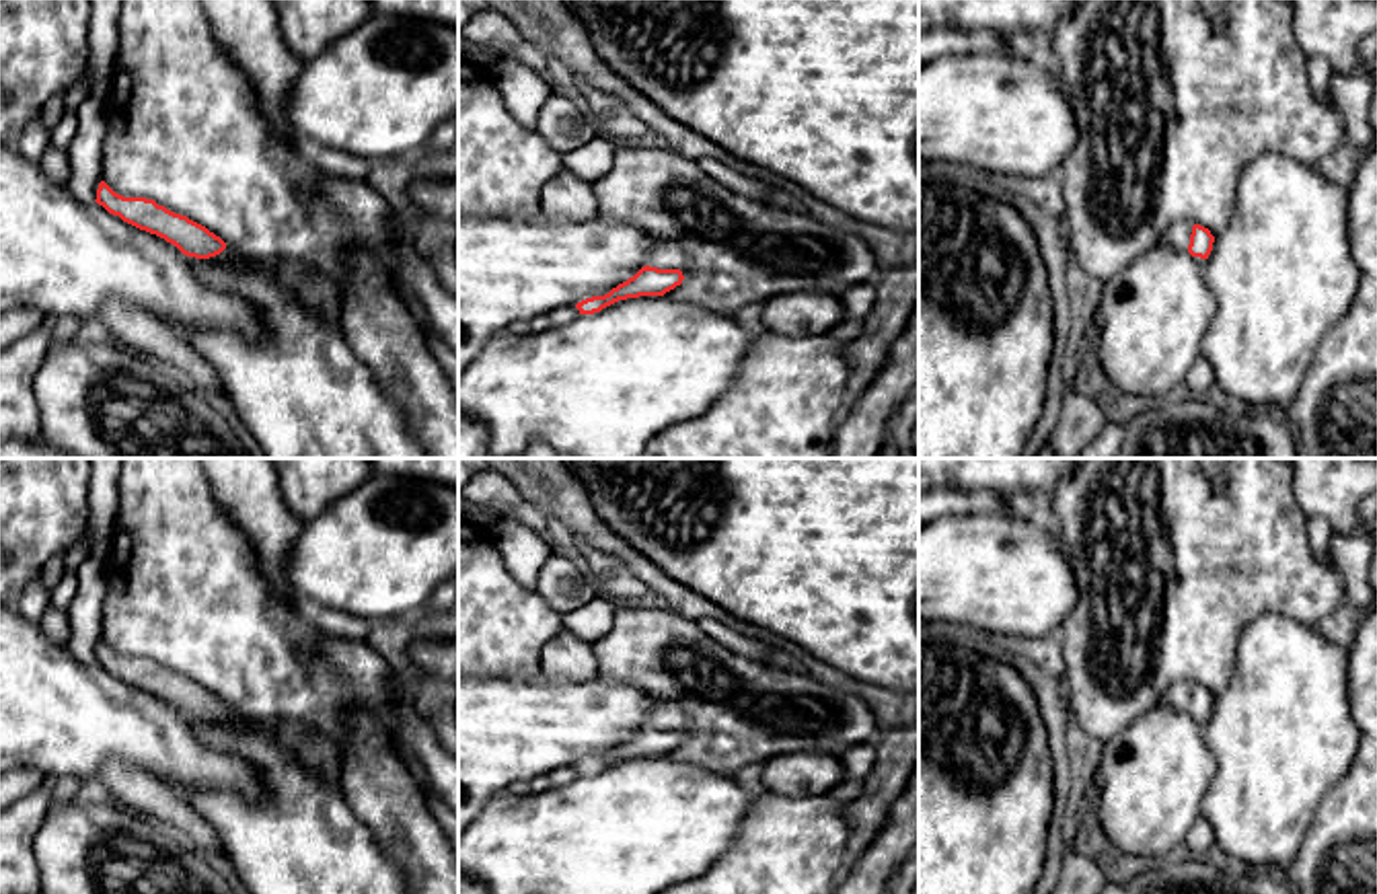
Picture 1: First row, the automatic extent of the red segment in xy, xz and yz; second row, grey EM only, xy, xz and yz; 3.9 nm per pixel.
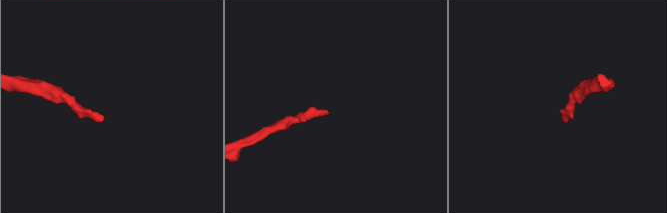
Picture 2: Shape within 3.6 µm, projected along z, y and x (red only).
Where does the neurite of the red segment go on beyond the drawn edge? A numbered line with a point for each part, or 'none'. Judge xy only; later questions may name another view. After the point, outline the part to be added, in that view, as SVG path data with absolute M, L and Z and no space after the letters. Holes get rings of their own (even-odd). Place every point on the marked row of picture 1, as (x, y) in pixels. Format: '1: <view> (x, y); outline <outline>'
1: xy (229, 257); outline M226 247L220 255L210 257L210 261L216 261L222 267L247 271L253 267L253 259L243 257L236 249Z

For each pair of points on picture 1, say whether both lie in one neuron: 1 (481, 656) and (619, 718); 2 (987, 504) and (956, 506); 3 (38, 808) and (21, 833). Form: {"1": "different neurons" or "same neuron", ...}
{"1": "different neurons", "2": "same neuron", "3": "same neuron"}

